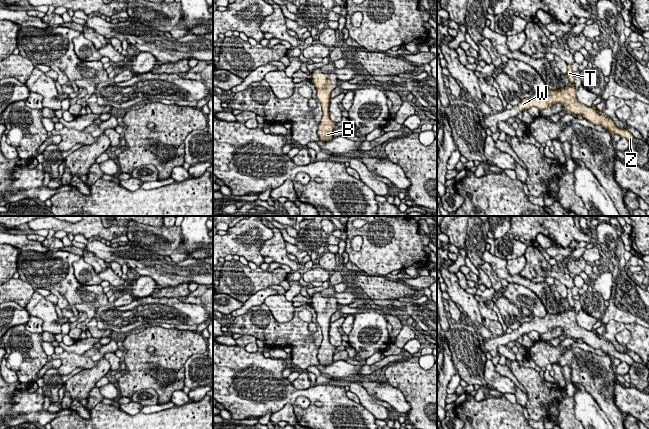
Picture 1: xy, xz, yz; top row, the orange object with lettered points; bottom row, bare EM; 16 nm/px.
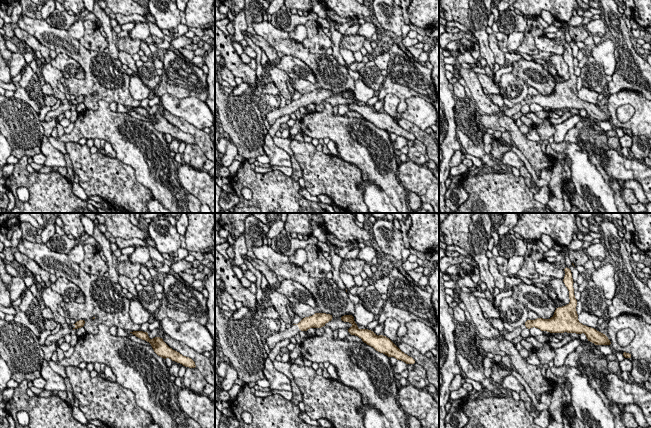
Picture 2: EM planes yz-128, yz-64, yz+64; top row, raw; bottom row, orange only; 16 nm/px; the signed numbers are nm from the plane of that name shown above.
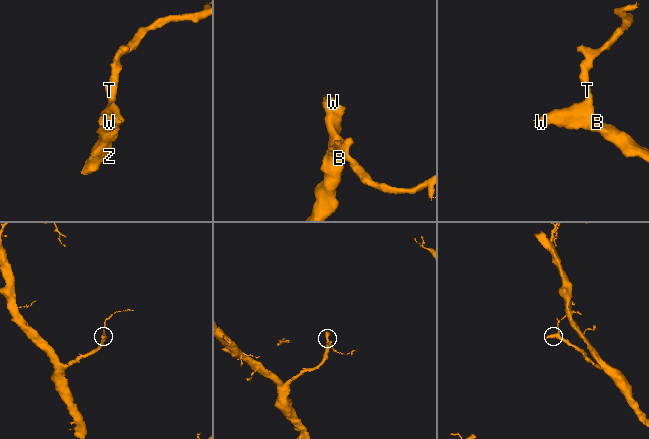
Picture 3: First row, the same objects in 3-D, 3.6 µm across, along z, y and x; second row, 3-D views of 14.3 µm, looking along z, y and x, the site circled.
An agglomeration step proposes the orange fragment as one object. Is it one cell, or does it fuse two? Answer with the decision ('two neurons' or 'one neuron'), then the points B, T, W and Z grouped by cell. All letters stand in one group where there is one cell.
one neuron; groups B T W Z

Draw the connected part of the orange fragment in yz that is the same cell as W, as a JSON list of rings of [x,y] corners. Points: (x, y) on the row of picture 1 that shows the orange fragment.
[[[567,64],[567,66],[566,75],[571,84],[558,90],[547,90],[544,94],[534,92],[531,97],[526,97],[519,102],[518,106],[521,112],[531,107],[537,107],[539,110],[549,109],[551,105],[561,103],[563,110],[566,112],[573,115],[581,114],[588,122],[594,125],[601,125],[612,135],[618,134],[621,138],[625,138],[629,142],[633,141],[634,136],[628,130],[618,128],[609,117],[598,112],[594,107],[581,104],[576,99],[572,67],[570,64]]]

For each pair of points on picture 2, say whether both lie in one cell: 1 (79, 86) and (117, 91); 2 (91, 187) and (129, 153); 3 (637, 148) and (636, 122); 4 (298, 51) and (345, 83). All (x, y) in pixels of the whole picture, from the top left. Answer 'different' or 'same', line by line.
1: same
2: different
3: different
4: same

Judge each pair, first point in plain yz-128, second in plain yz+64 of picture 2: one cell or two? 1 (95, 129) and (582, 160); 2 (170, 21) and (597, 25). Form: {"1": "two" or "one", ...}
{"1": "two", "2": "two"}

